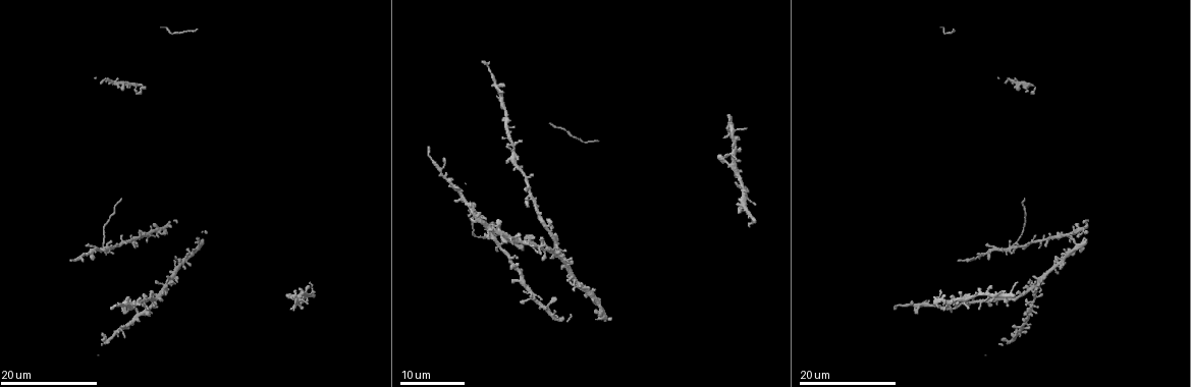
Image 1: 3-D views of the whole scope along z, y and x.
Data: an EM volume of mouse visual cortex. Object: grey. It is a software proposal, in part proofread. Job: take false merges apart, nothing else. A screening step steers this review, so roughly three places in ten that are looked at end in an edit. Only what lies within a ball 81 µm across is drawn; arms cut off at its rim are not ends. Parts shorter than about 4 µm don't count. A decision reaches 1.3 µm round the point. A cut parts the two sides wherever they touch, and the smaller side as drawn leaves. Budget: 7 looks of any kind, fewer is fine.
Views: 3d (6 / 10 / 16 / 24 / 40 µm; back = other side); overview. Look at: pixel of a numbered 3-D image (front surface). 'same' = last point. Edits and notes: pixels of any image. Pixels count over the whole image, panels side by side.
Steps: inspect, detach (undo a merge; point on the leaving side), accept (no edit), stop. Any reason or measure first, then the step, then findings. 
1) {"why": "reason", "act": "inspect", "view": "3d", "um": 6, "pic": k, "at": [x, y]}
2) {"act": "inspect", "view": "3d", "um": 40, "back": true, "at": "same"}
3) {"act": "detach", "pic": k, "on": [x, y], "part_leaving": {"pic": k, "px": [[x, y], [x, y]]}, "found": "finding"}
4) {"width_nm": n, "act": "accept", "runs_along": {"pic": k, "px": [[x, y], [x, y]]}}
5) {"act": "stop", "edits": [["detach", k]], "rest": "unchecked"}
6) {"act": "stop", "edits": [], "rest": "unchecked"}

{"act": "inspect", "view": "3d", "um": 16, "pic": 1, "at": [1034, 241]}

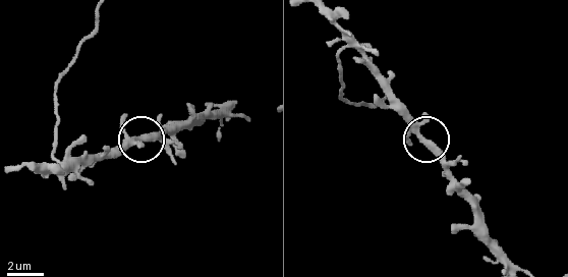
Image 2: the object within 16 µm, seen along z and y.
{"act": "inspect", "view": "3d", "um": 6, "pic": 2, "at": [419, 136]}

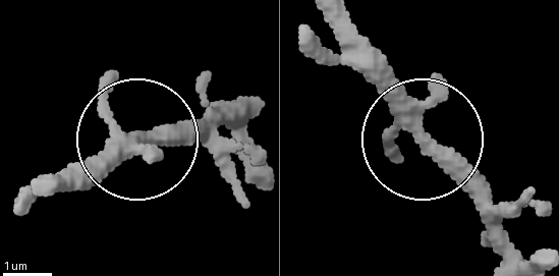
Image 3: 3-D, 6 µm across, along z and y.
{"arms": 4, "act": "accept", "found": "continuous, no second neuron"}

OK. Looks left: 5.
{"why": "four or more arms meet", "act": "inspect", "view": "3d", "um": 24, "pic": 1, "at": [1008, 247]}

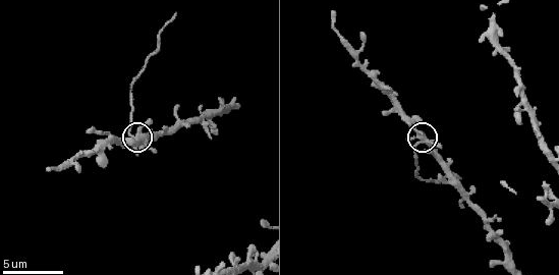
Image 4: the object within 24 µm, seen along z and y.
{"act": "inspect", "view": "3d", "um": 6, "pic": 4, "at": [137, 140]}

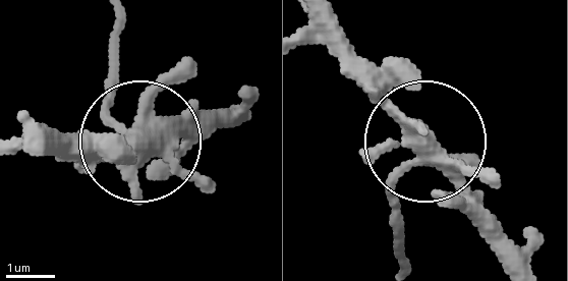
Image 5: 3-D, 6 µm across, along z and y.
{"act": "detach", "pic": 5, "on": [105, 88], "part_leaving": {"pic": 5, "px": [[122, 123], [110, 103], [114, 17]]}, "found": "a second neuron is stuck on"}

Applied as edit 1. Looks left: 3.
{"why": "looks like a crossing", "act": "inspect", "view": "3d", "um": 16, "pic": 1, "at": [1033, 287]}

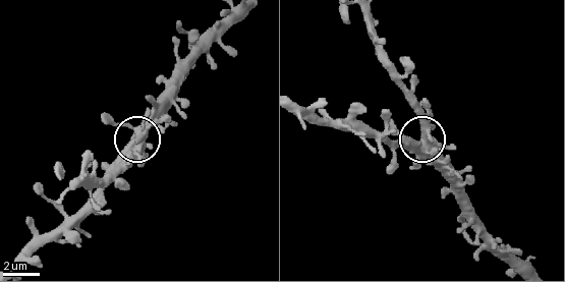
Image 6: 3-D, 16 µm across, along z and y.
{"why": "closer look", "act": "inspect", "view": "3d", "um": 10, "pic": 6, "at": [425, 139]}

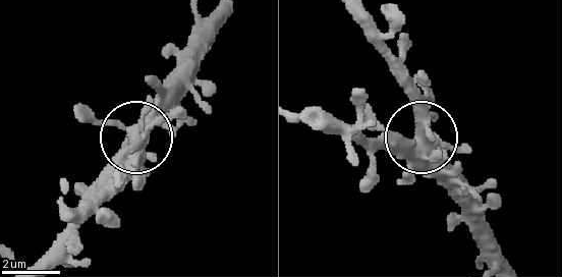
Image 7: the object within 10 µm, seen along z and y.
{"width_nm": 490, "act": "accept", "found": "continuous, no second neuron"}

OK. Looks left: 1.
{"act": "stop", "edits": [["detach", 5]], "rest": "unchecked"}

